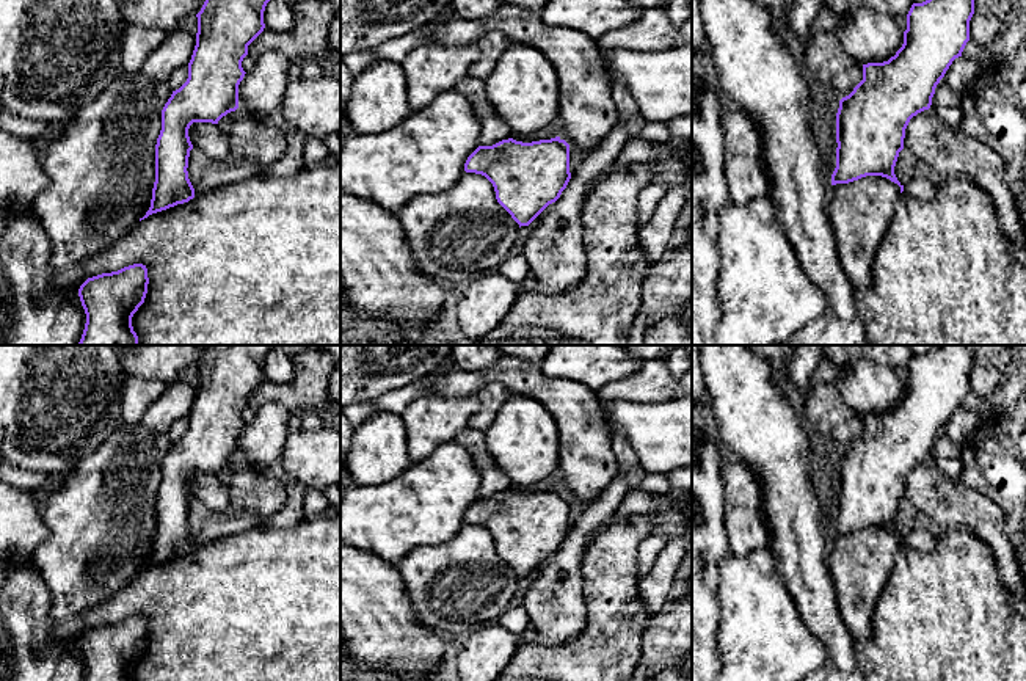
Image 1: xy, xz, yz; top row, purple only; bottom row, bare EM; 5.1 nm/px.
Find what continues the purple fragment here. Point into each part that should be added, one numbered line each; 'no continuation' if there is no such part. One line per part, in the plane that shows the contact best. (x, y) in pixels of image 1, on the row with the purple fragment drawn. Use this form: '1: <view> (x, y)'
no continuation

